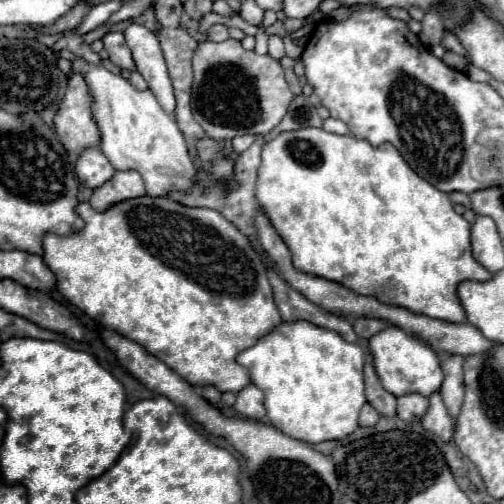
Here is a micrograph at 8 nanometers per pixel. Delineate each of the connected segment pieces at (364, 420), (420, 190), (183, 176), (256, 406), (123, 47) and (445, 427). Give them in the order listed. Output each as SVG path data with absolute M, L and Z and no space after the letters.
M367 403L363 409L361 409L361 415L359 415L359 425L361 427L375 427L379 423L381 415L377 411L373 411L373 407Z
M315 127L281 133L263 147L255 197L257 197L257 203L263 207L263 211L267 213L267 217L271 219L273 227L279 231L279 235L283 237L287 247L291 249L293 265L299 271L305 271L305 273L311 273L311 275L317 275L323 279L331 279L335 283L341 283L343 287L349 287L357 295L375 297L377 301L381 301L385 305L405 307L417 315L427 315L431 319L439 319L439 321L447 321L447 323L463 323L467 317L465 317L465 309L457 297L459 283L463 283L463 281L489 281L493 277L493 273L485 271L485 267L481 267L481 263L477 263L473 259L471 243L469 243L471 225L463 219L463 215L455 213L447 193L437 191L433 185L429 185L425 179L421 179L401 159L399 151L391 143L385 143L381 147L371 147L367 141L359 141L359 139L347 137L347 135L333 135L333 133L327 133L323 129L315 129Z
M83 59L73 61L73 71L85 77L93 95L93 115L101 129L99 149L107 155L115 171L139 171L147 195L153 197L169 197L173 191L191 191L197 179L197 167L175 119L161 109L153 93L149 89L137 91L125 77L113 75L105 67L91 65Z
M247 385L245 389L241 389L237 393L237 401L233 405L233 409L249 419L261 421L265 419L265 405L263 405L263 391L257 389L255 385Z
M107 33L103 37L103 43L105 43L105 49L109 53L109 59L119 69L125 69L125 71L135 71L137 69L137 65L133 63L133 55L129 51L129 45L125 43L123 33Z
M433 393L429 397L429 411L421 419L421 425L423 425L423 429L427 429L435 437L439 437L441 441L451 441L451 437L453 437L453 419L449 417L439 393Z

